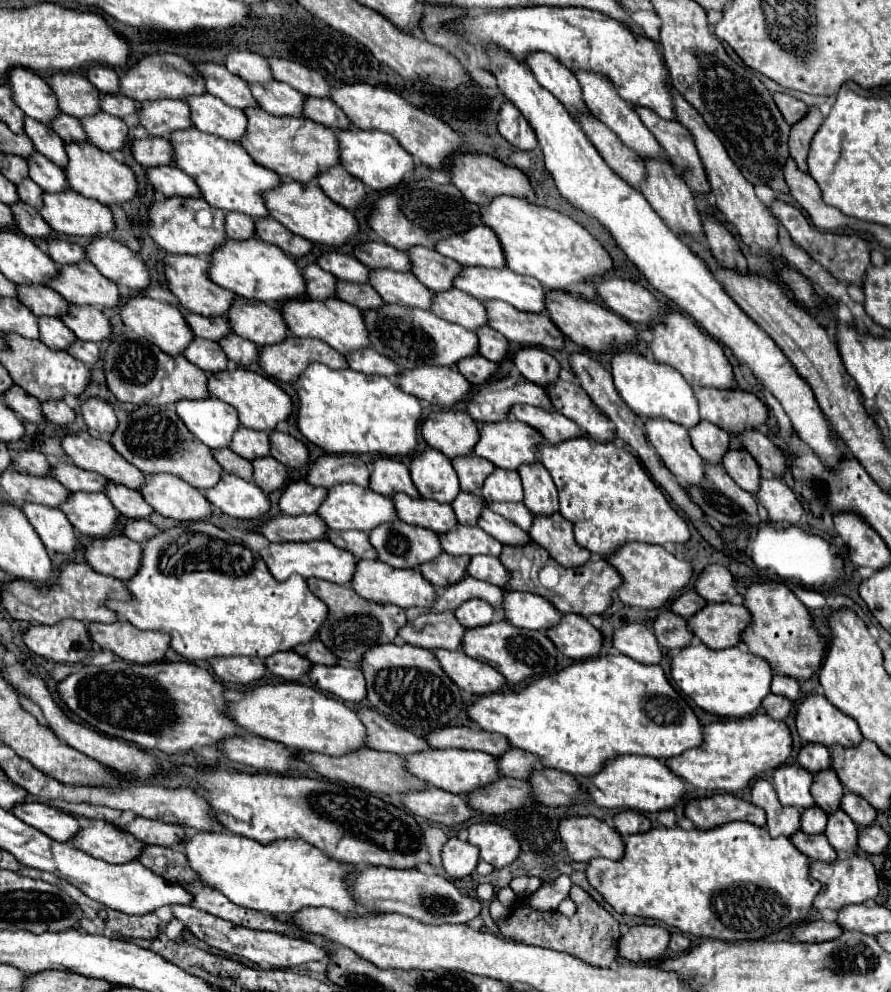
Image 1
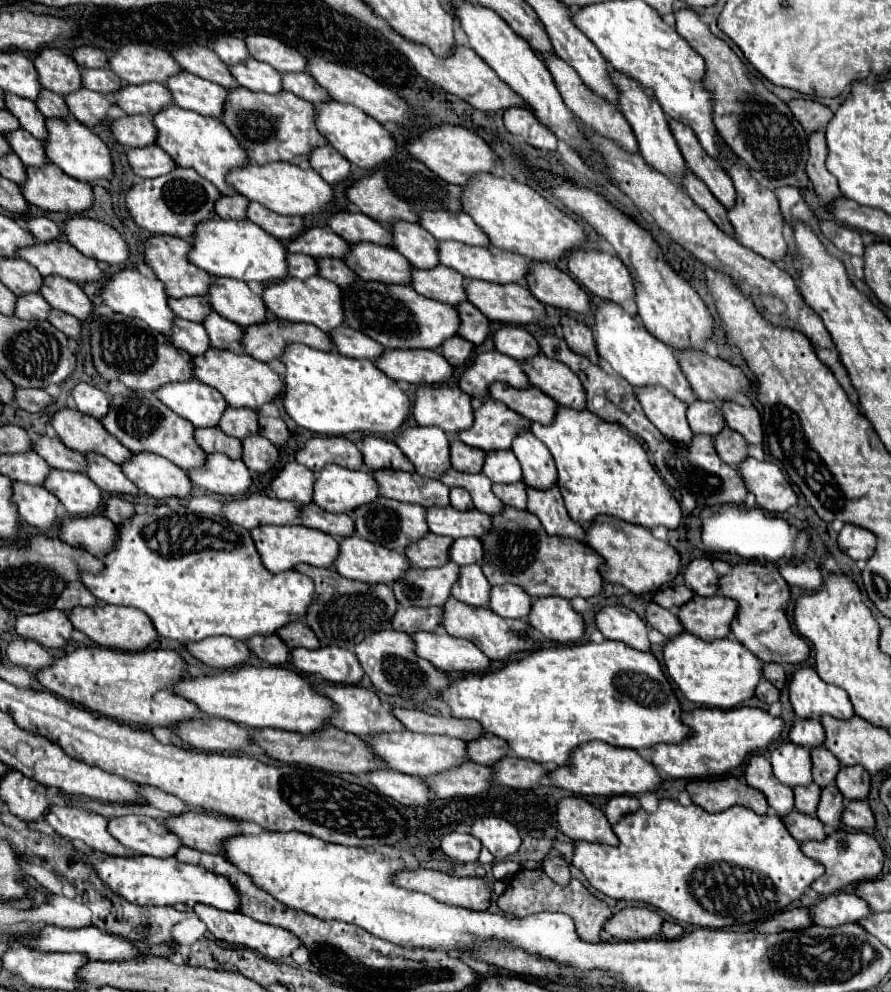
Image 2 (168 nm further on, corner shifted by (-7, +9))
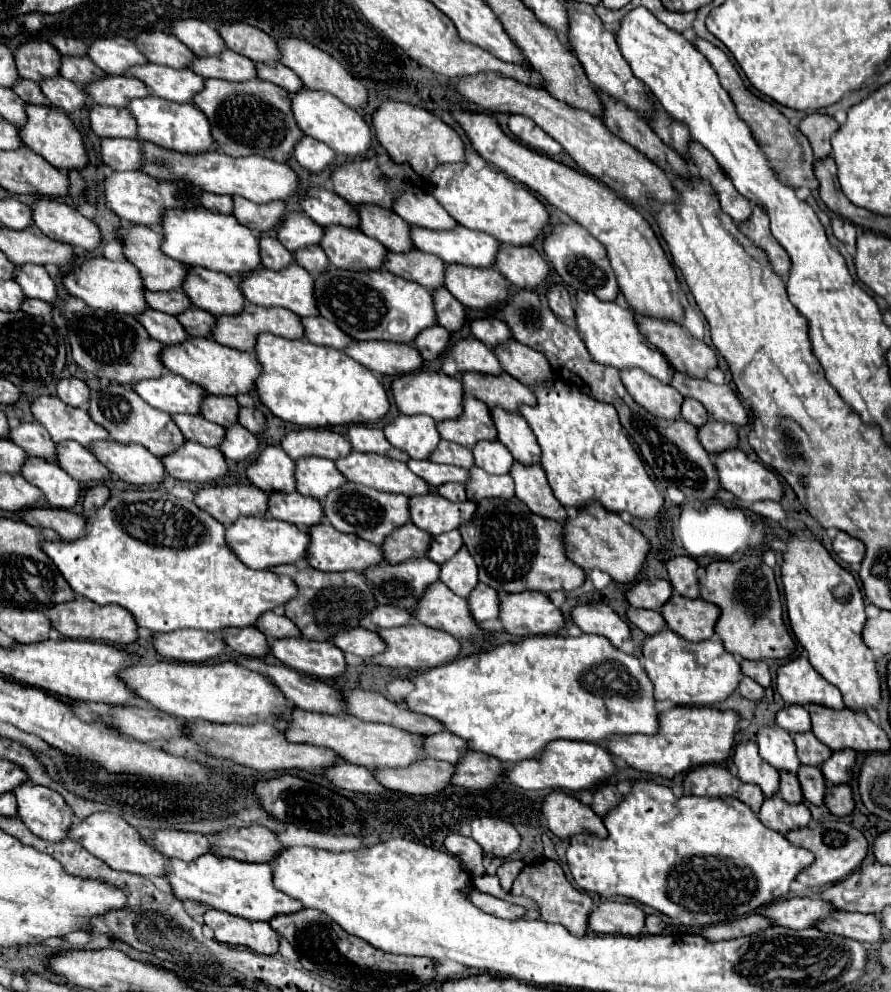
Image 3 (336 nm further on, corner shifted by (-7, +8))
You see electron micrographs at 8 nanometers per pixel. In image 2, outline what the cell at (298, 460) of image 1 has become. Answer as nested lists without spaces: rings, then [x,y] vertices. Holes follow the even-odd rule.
[[[259,415],[259,435],[267,437],[275,445],[281,445],[289,439],[289,431],[287,431],[287,425],[283,423],[283,419],[265,417],[265,415]]]

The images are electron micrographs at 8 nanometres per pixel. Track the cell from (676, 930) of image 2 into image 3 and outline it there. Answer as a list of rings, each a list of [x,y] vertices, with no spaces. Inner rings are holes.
[[[655,914],[647,916],[647,922],[645,922],[645,932],[647,934],[663,934],[665,930],[667,930],[667,924],[659,916],[655,916]]]

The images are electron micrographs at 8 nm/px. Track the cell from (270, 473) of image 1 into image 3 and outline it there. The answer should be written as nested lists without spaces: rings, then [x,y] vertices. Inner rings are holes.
[[[231,426],[225,432],[225,442],[221,444],[221,452],[227,460],[243,462],[251,456],[255,456],[261,450],[259,440],[255,434],[249,434],[243,426]]]

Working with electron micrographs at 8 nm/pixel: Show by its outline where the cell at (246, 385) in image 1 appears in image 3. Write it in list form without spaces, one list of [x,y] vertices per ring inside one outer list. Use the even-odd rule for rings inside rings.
[[[189,338],[181,346],[167,346],[161,360],[173,374],[187,378],[189,382],[205,388],[207,394],[215,396],[239,396],[253,392],[253,380],[257,380],[257,374],[261,372],[261,364],[253,352],[227,348],[211,338]]]

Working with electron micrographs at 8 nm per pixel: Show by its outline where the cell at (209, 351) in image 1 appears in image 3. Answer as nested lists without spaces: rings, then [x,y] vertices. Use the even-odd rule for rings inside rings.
[[[151,308],[139,316],[139,322],[155,340],[163,342],[165,346],[177,346],[189,338],[189,334],[185,334],[185,328],[175,316],[169,316]]]

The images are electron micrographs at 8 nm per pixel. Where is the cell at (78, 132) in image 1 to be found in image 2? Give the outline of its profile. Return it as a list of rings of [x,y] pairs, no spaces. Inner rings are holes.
[[[47,89],[39,91],[39,95],[35,99],[35,105],[37,105],[37,109],[45,117],[63,117],[63,115],[69,115],[69,109],[67,109],[63,97],[53,93],[53,91],[47,91]]]

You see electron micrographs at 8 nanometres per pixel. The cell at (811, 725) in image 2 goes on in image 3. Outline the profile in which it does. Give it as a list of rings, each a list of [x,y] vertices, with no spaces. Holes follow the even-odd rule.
[[[785,706],[777,714],[777,726],[785,728],[791,734],[811,732],[811,716],[803,706]]]

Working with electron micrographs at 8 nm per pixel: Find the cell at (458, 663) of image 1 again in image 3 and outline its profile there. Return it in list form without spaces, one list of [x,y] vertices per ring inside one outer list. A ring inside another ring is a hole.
[[[413,622],[401,628],[389,628],[389,630],[379,630],[379,636],[387,642],[389,650],[383,654],[375,656],[373,662],[381,666],[391,666],[391,668],[413,668],[413,670],[429,670],[433,666],[441,666],[445,662],[453,662],[461,656],[461,644],[457,638],[453,638],[447,632],[429,628],[421,622]]]

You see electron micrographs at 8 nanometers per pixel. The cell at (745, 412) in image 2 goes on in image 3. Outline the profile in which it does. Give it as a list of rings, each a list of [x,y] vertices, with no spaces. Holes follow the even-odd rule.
[[[675,372],[673,388],[679,390],[685,398],[699,400],[711,418],[719,422],[729,422],[733,426],[747,426],[749,416],[737,394],[727,386],[717,386],[711,382],[703,382],[697,378],[689,378],[685,374]]]

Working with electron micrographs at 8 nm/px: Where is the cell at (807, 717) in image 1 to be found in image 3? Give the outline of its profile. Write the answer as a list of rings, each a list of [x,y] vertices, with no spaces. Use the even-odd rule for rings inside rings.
[[[803,656],[783,664],[777,670],[777,690],[787,706],[821,704],[833,710],[845,708],[841,692],[817,674]]]

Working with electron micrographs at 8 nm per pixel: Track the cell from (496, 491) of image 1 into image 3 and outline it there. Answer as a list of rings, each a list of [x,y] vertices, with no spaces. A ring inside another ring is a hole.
[[[481,440],[475,444],[473,448],[473,456],[475,456],[475,466],[483,468],[489,474],[509,474],[511,466],[513,466],[513,456],[509,454],[509,450],[501,444],[501,442],[487,442]]]

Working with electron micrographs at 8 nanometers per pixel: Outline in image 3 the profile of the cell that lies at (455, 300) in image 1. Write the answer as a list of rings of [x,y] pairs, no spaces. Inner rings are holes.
[[[411,250],[409,254],[389,252],[385,268],[395,276],[425,286],[427,290],[437,290],[445,284],[445,262],[421,250]]]

